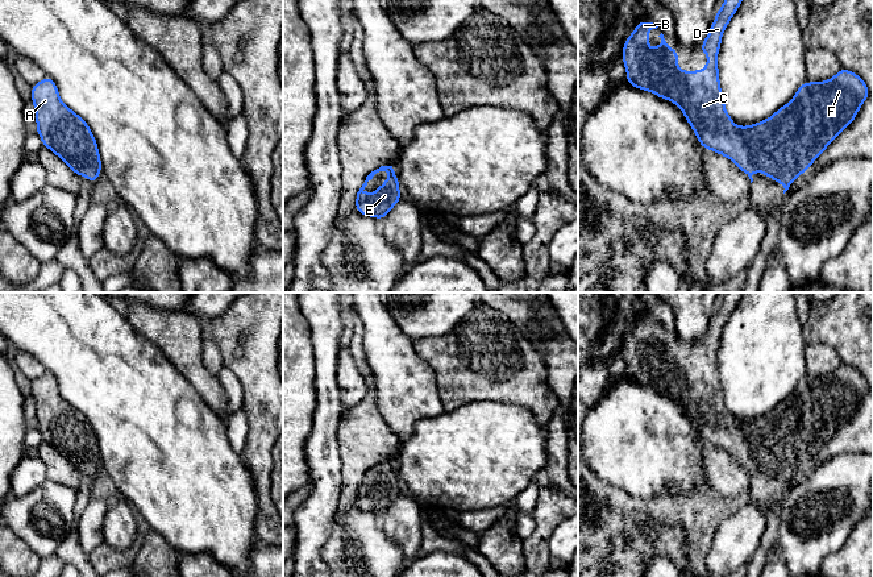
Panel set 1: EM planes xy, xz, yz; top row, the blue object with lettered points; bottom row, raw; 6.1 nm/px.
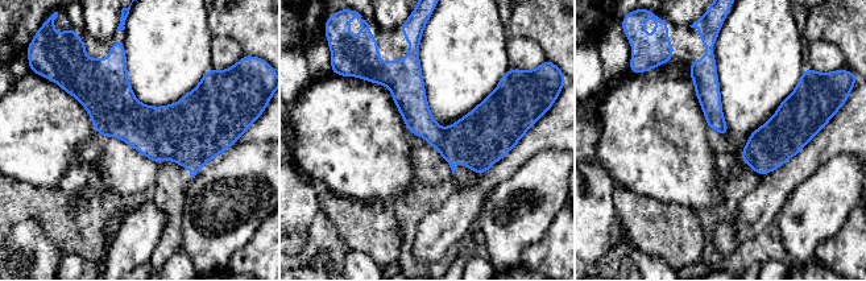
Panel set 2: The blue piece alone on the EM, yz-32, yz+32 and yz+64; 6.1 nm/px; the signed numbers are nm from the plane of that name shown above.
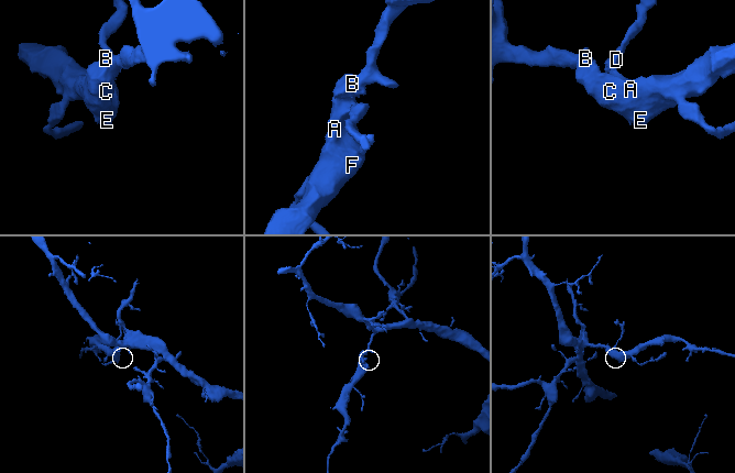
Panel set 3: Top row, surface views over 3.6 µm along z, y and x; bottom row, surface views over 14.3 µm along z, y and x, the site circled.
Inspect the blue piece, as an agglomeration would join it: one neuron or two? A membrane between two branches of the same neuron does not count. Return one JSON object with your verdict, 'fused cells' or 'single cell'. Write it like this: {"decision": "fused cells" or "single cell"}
{"decision": "single cell"}

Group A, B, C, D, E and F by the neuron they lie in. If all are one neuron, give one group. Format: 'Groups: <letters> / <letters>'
Groups: A B C D E F

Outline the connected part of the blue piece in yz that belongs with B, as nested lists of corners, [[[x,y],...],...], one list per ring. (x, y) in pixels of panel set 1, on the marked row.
[[[726,0],[718,11],[706,41],[698,46],[708,57],[707,66],[702,71],[682,72],[677,67],[679,49],[672,51],[662,33],[658,36],[661,45],[649,50],[648,32],[657,29],[658,25],[645,20],[640,21],[624,42],[622,53],[627,83],[644,91],[652,91],[656,96],[677,104],[703,149],[711,149],[733,161],[749,177],[751,183],[753,182],[752,175],[761,170],[768,178],[782,183],[785,194],[794,179],[805,173],[824,149],[851,125],[870,92],[859,75],[840,69],[827,82],[802,83],[790,103],[781,107],[768,120],[751,126],[735,126],[724,108],[716,58],[722,34],[741,1]]]

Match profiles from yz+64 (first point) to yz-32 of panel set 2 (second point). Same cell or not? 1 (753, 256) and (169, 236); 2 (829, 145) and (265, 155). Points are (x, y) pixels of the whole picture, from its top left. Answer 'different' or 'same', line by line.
1: same
2: different

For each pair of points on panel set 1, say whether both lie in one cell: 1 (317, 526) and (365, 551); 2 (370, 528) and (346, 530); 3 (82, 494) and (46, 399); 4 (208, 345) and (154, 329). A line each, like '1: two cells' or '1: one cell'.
1: two cells
2: one cell
3: one cell
4: two cells

